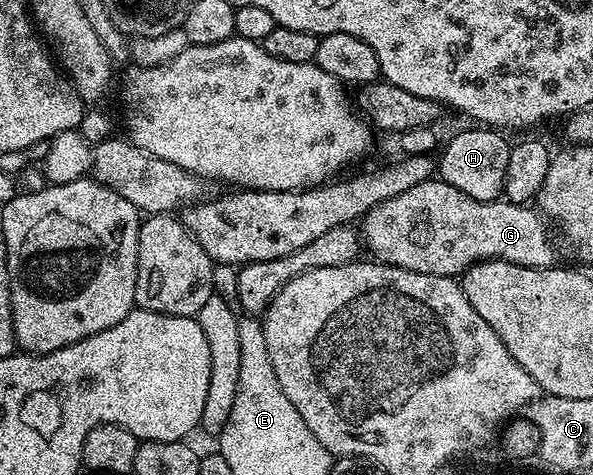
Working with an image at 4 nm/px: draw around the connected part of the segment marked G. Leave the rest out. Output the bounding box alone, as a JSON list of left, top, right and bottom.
[363,178,555,278]

